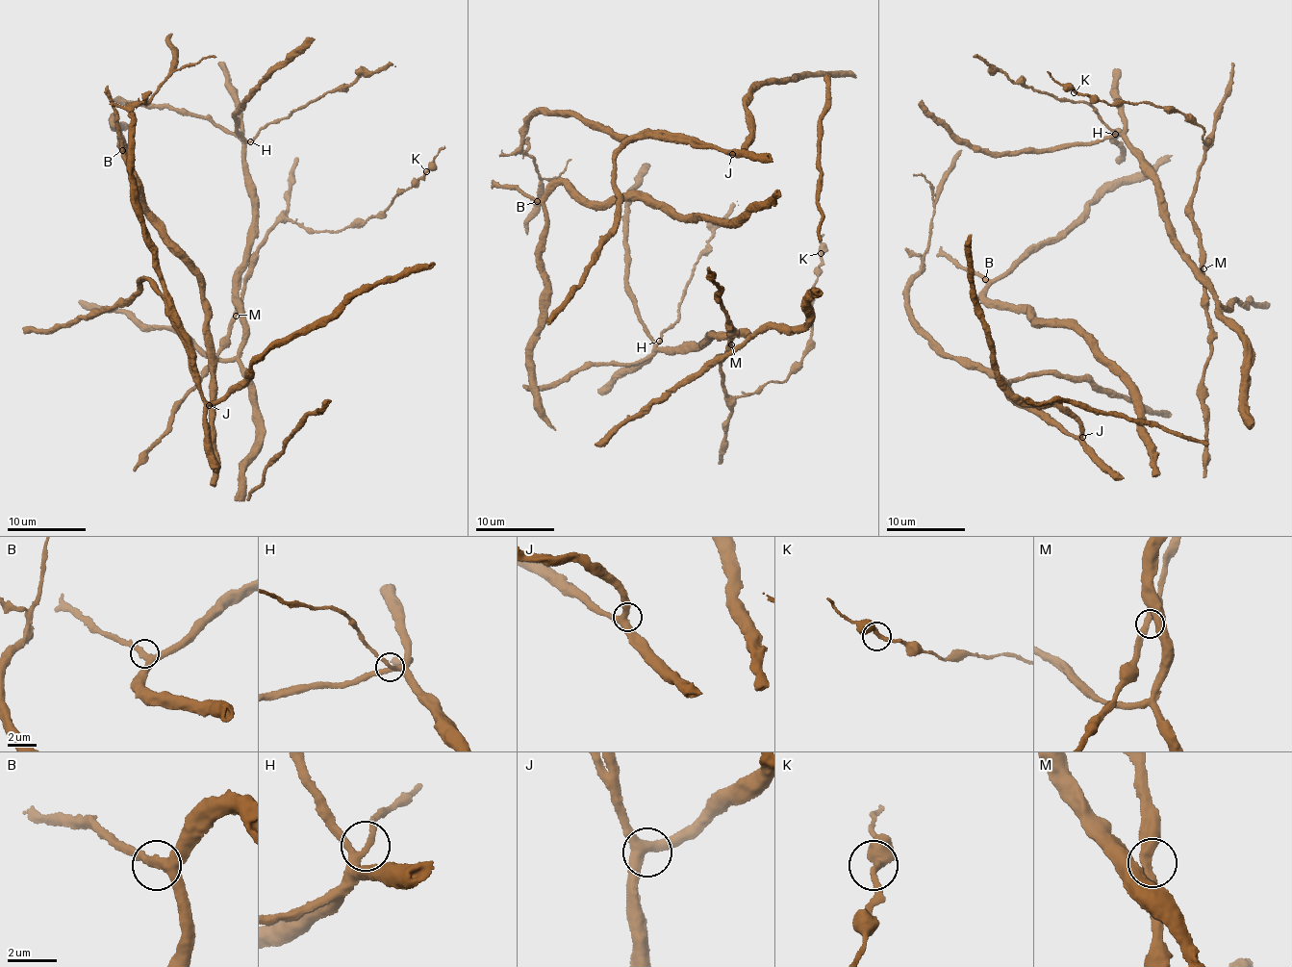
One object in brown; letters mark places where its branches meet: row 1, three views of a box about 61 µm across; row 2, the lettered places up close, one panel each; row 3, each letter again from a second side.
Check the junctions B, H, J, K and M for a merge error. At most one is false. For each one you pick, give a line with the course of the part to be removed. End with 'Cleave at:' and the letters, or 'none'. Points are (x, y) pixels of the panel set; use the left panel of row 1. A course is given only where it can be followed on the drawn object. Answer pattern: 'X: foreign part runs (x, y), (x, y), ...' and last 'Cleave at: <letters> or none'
Cleave at: none

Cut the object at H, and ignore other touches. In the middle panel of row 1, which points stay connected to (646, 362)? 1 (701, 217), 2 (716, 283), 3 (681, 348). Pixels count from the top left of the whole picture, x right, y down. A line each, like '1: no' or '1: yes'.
1: yes
2: yes
3: yes

